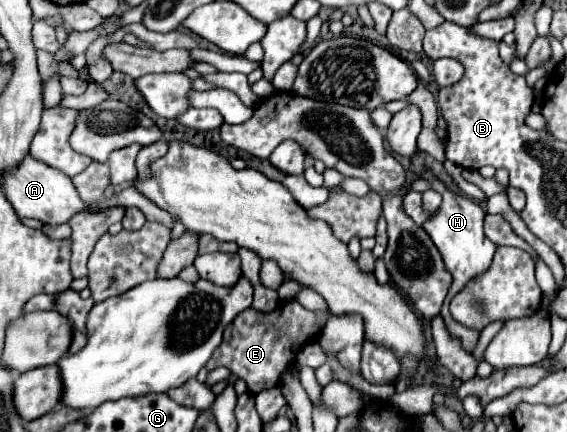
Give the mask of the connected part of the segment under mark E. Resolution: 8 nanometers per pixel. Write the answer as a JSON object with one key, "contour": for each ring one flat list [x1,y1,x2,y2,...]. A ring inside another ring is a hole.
{"contour":[[286,301,280,309,272,313,254,313,254,309,246,309,224,329,224,339,212,353,206,369,226,367,232,375,246,381,250,393,260,393,262,389,276,387,280,383,280,375,294,363,296,351,308,339,316,337,324,327,328,313,314,313,304,309,298,301]]}

